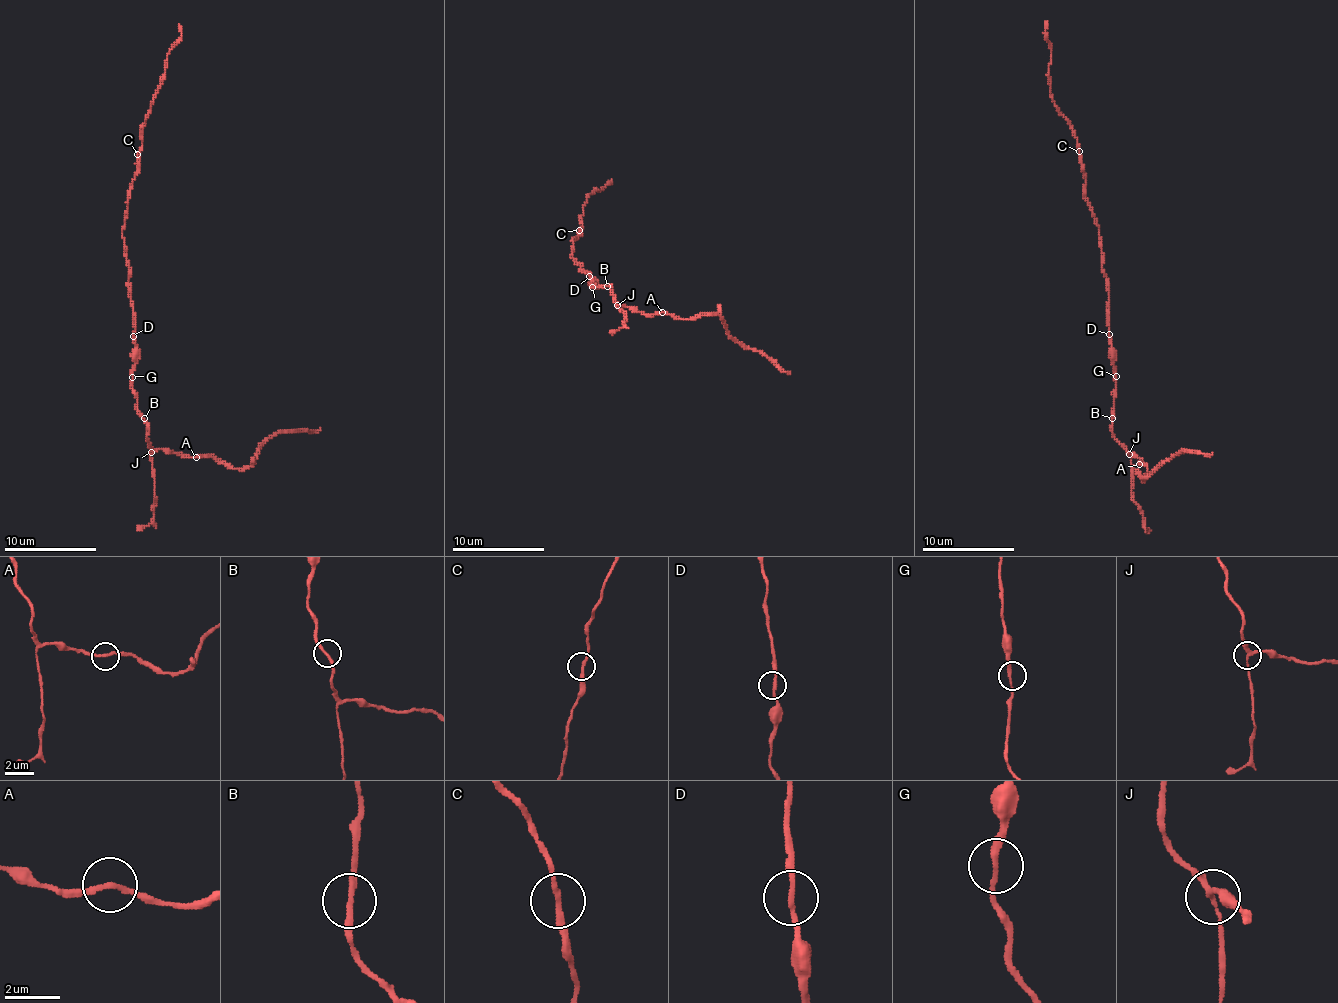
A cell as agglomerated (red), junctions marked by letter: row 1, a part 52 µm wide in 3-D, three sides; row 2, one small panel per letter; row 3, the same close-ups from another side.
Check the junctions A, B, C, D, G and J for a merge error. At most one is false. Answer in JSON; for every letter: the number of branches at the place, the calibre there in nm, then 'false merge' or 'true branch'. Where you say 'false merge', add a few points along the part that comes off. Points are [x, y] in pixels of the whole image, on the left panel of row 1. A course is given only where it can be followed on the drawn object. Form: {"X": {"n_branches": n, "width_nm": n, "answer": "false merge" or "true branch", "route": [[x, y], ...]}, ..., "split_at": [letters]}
{"A": {"n_branches": 2, "width_nm": 200, "answer": "true branch"}, "B": {"n_branches": 2, "width_nm": 200, "answer": "true branch"}, "C": {"n_branches": 2, "width_nm": 200, "answer": "true branch"}, "D": {"n_branches": 2, "width_nm": 200, "answer": "true branch"}, "G": {"n_branches": 2, "width_nm": 220, "answer": "true branch"}, "J": {"n_branches": 3, "width_nm": 180, "answer": "false merge", "route": [[150, 451], [154, 519], [137, 530]]}, "split_at": ["J"]}

